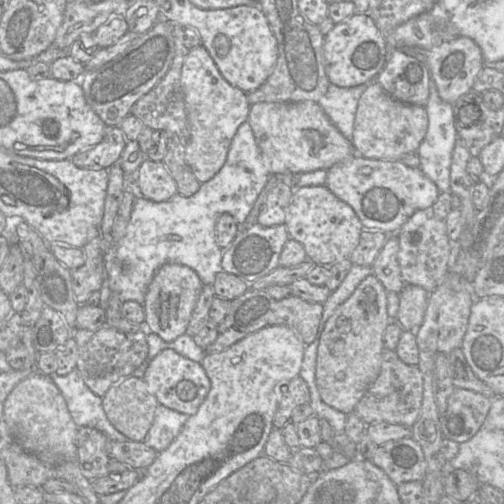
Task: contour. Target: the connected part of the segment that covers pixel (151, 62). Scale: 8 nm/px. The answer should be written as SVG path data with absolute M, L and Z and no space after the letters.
M160 18L114 59L84 72L79 82L87 103L107 126L119 126L132 106L164 77L174 56L173 24Z

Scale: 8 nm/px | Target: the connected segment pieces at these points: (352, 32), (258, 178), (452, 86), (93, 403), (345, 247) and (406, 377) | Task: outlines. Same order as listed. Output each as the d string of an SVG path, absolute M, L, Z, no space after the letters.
M355 13L324 36L324 66L326 75L338 87L349 88L375 81L387 60L390 47L387 36L375 25L368 14Z
M245 121L238 127L232 139L222 168L212 179L202 183L194 195L184 197L176 193L163 202L155 202L141 195L137 196L125 235L114 243L104 255L106 282L111 291L119 295L121 302L133 300L143 305L146 292L156 271L167 263L188 266L197 273L203 285L213 285L216 275L222 271L221 262L224 252L215 242L217 218L222 213L228 213L233 216L237 224L243 223L270 175L257 146L253 130L248 121Z
M459 36L428 50L419 47L402 50L427 66L440 98L449 104L454 104L459 97L472 90L477 76L485 65L479 46L466 36Z
M76 368L65 376L55 373L50 376L61 391L68 410L79 428L85 426L95 428L109 439L119 442L129 440L109 421L103 409L102 398L91 391Z
M325 185L296 188L284 224L289 238L301 243L314 265L331 266L349 259L359 243L363 225L354 210L337 198Z
M383 349L380 374L352 413L367 425L387 422L412 428L419 417L422 400L423 376L418 366L404 363L398 357L396 350Z

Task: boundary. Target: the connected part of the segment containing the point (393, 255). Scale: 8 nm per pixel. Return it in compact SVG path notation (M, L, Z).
M390 234L385 245L372 264L375 277L386 291L400 293L405 285L398 263L399 240L396 234Z

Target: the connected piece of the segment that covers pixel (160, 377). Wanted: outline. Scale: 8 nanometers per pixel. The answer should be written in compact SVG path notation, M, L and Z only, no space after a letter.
M164 349L151 360L143 380L161 405L189 416L197 413L211 388L210 379L201 363L186 358L173 349Z

